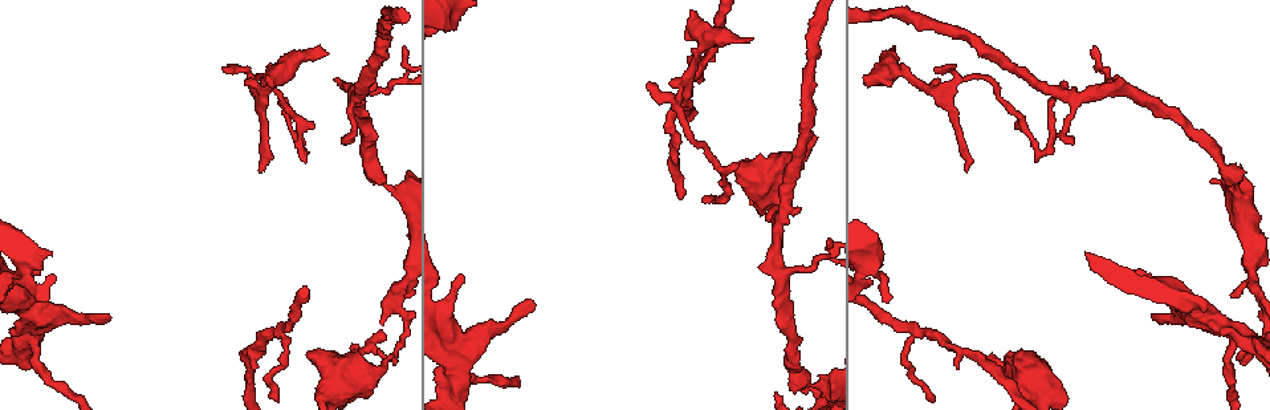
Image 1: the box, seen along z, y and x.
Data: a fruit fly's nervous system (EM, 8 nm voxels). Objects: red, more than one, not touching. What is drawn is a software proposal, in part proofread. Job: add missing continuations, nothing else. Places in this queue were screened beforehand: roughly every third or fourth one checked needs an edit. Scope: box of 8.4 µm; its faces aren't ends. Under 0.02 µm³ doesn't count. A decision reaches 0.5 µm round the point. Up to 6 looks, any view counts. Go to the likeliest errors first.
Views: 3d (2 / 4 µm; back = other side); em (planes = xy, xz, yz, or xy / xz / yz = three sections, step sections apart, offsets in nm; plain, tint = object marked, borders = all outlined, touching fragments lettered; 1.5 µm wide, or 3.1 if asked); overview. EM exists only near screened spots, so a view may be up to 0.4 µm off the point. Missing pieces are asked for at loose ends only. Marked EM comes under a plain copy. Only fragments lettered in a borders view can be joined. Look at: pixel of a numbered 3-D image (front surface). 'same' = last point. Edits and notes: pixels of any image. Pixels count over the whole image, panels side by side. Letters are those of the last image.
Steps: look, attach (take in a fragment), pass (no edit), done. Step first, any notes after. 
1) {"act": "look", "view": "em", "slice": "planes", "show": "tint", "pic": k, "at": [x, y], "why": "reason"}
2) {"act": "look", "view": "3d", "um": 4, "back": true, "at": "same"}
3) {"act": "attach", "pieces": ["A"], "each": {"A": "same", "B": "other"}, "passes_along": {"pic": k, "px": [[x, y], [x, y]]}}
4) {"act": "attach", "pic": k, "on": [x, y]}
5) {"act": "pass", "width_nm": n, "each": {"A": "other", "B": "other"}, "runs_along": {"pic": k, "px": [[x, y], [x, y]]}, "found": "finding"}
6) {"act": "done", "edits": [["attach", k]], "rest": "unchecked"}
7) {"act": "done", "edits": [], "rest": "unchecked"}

{"act": "look", "view": "em", "slice": "xy", "step": 8, "show": "tint", "pic": 1, "at": [327, 53], "why": "free end"}

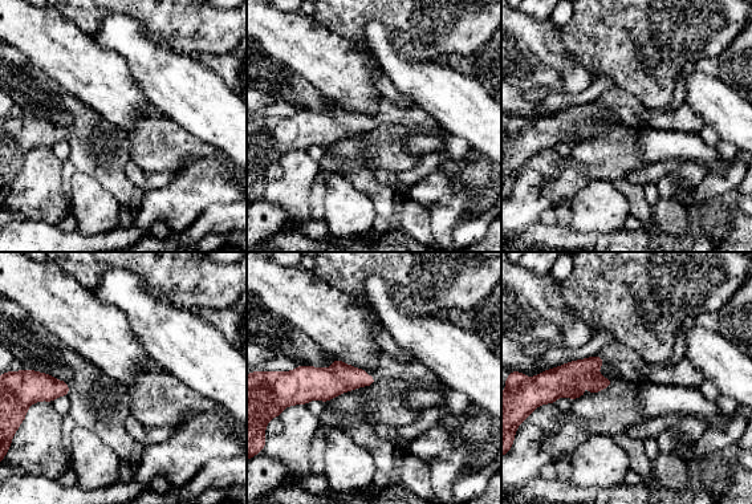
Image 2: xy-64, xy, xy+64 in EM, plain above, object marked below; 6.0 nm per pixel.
{"act": "look", "view": "em", "slice": "planes", "show": "borders", "at": "same"}

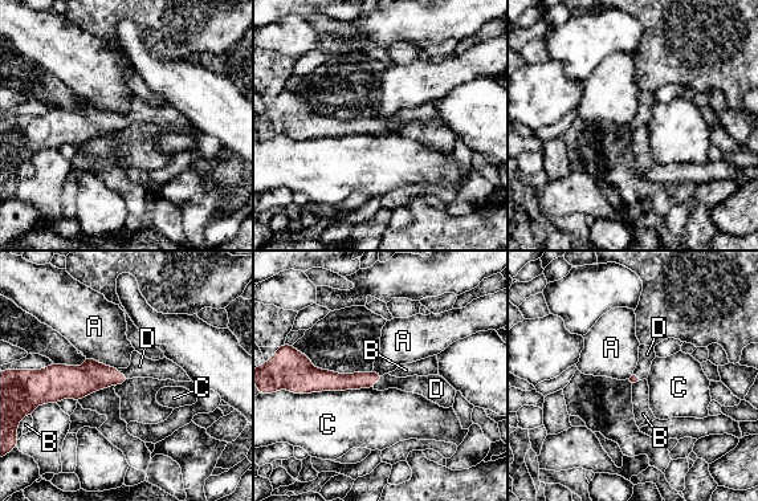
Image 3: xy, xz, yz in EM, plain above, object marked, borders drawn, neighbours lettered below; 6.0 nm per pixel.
{"act": "attach", "pieces": ["D"], "longest_contact_nm": ["C", 500], "each": {"A": "other", "B": "other", "C": "other", "D": "same"}, "found": "the cell continues"}

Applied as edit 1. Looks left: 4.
{"act": "look", "view": "3d", "um": 2, "pic": 1, "at": [389, 359], "why": "branch stops here"}

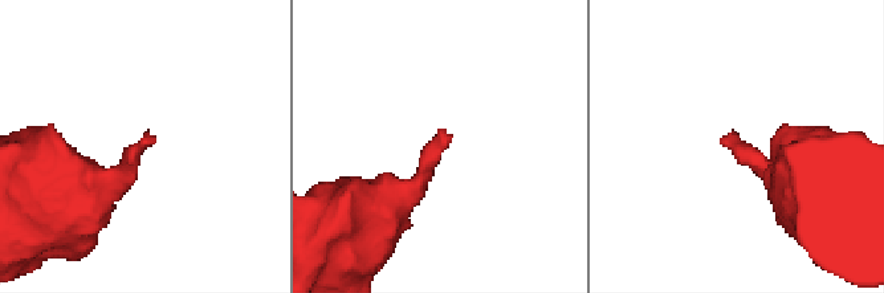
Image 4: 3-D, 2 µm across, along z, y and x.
{"act": "look", "view": "em", "slice": "planes", "show": "borders", "pic": 4, "at": [440, 134], "why": "now the EM"}

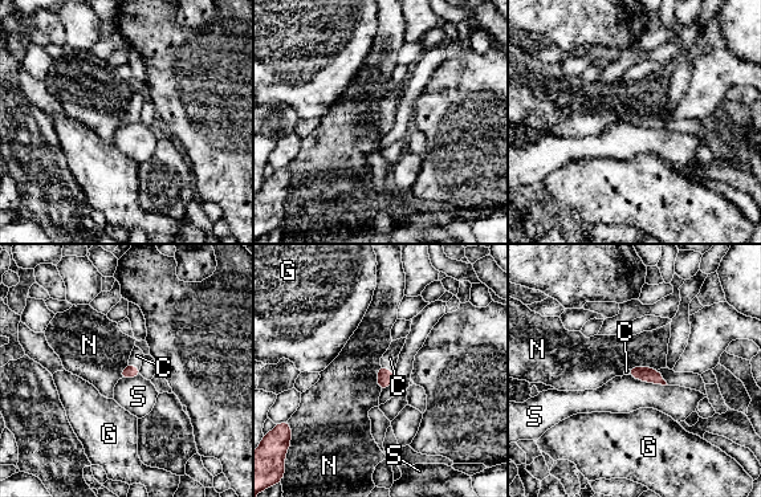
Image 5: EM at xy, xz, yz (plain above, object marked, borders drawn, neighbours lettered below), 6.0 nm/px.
{"act": "attach", "pieces": ["C"], "each": {"C": "same", "G": "other", "N": "other", "S": "other"}, "passes_along": {"pic": 5, "px": [[385, 377], [386, 369], [390, 358]]}, "found": "the cell continues"}

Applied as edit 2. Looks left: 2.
{"act": "done", "edits": [["attach", 3], ["attach", 5]], "rest": "unchecked"}

